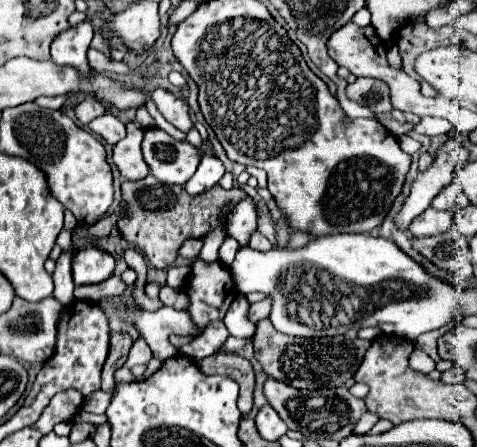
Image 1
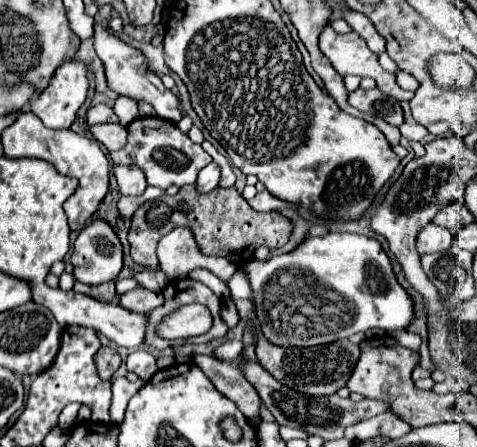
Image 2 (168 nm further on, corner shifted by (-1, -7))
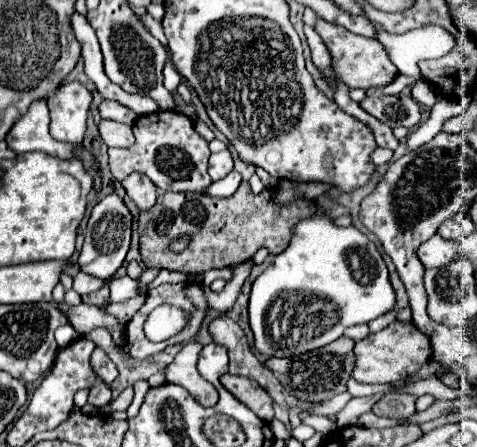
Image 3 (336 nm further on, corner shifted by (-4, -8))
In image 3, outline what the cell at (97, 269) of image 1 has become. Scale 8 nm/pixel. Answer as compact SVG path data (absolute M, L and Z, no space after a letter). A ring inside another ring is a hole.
M107 194L91 212L91 218L87 222L85 228L85 244L83 250L79 254L79 266L83 272L109 280L117 268L121 268L125 254L129 250L129 242L131 242L131 224L133 224L133 216L129 212L129 208L125 206L123 198L119 194Z

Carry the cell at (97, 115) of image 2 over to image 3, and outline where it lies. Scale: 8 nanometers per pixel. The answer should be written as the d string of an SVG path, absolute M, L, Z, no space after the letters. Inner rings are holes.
M103 100L99 106L99 112L101 112L101 118L117 120L123 124L133 124L137 118L137 114L133 110L129 110L127 106L123 106L119 102L113 102L113 100Z

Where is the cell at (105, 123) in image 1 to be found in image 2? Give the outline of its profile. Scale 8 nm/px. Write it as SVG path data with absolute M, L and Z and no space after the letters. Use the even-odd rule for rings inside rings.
M114 123L114 125L92 125L90 133L108 151L118 151L126 145L126 129L118 123Z

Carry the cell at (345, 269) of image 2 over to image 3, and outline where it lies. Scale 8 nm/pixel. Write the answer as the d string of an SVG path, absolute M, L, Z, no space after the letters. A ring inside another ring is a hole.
M315 212L313 216L299 220L293 226L293 236L281 254L257 276L249 296L249 326L253 328L255 348L265 356L287 358L305 354L337 340L345 328L355 324L367 324L369 320L389 312L395 306L395 292L389 284L387 266L377 252L375 244L355 226L335 226L327 212Z

